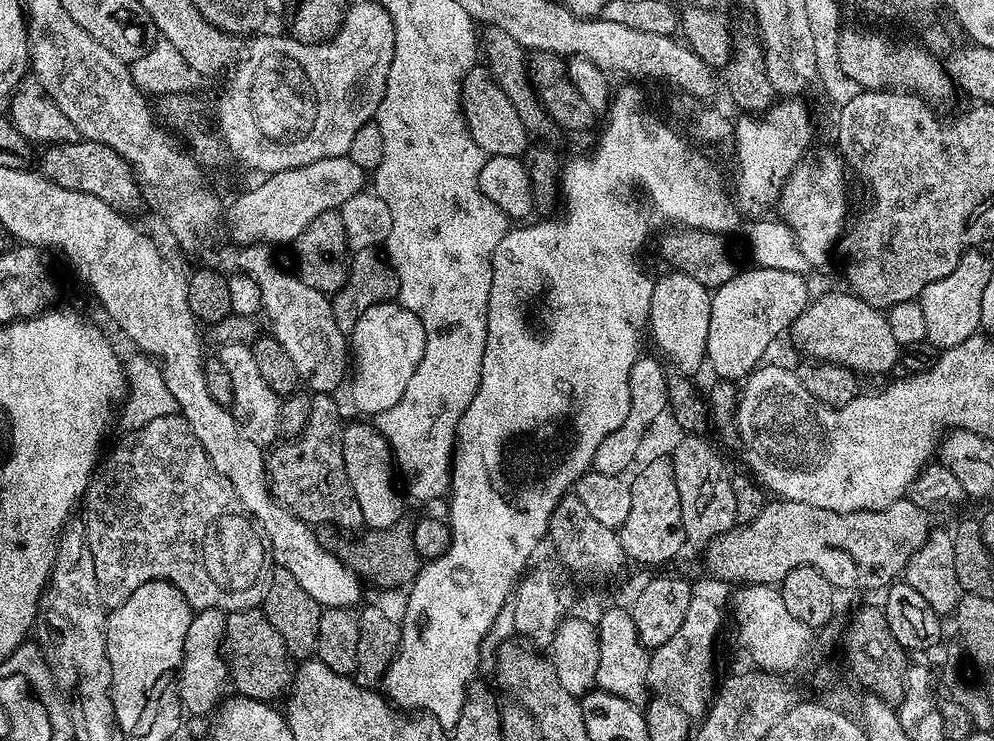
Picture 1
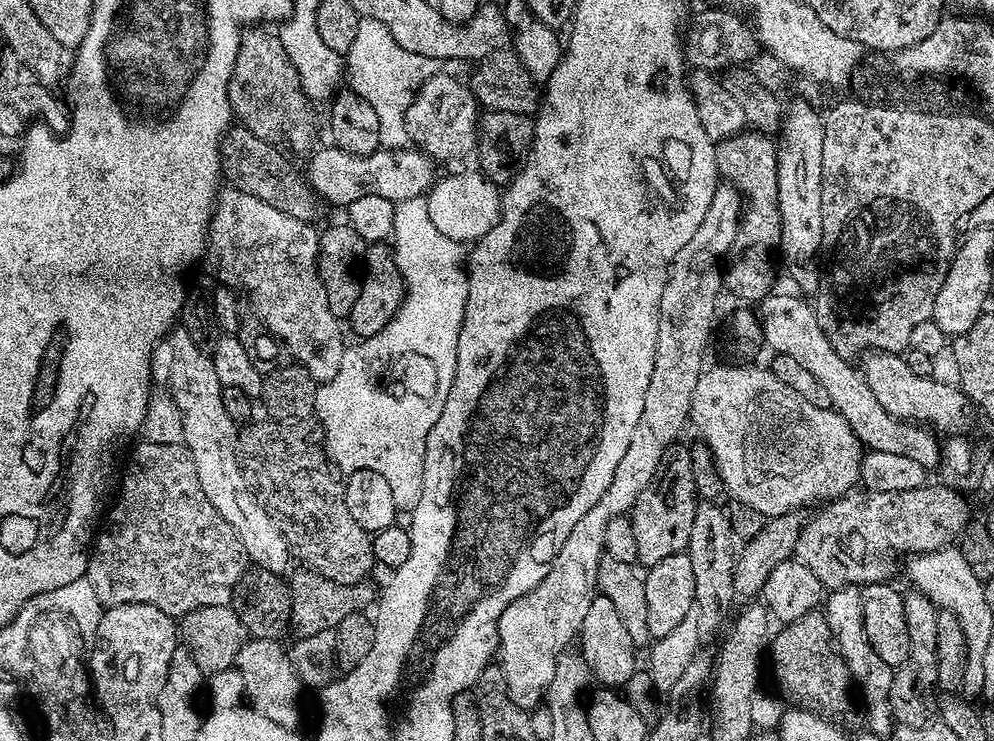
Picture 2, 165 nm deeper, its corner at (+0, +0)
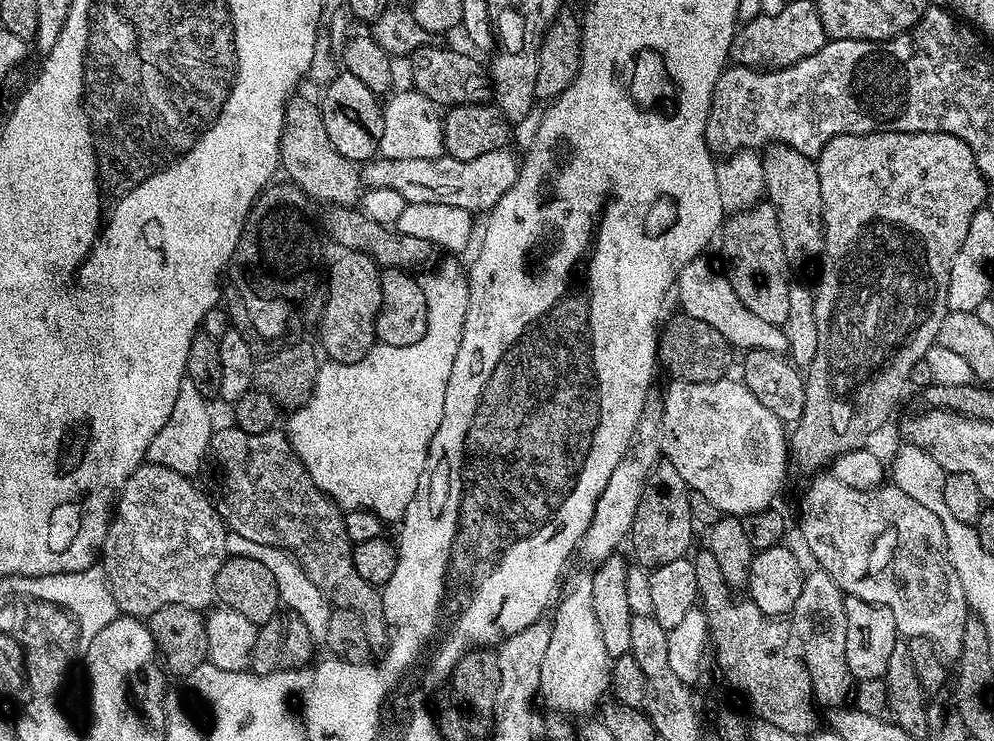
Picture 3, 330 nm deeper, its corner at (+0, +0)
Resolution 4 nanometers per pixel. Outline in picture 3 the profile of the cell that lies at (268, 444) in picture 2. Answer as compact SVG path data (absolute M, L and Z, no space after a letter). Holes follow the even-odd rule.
M229 426L213 431L211 455L216 455L224 475L222 516L241 541L249 545L265 544L283 548L295 556L296 563L318 586L329 605L353 612L362 618L368 647L383 653L388 647L388 624L384 621L384 598L377 585L366 582L354 570L353 543L346 534L345 513L308 477L308 471L296 457L283 431L246 434L246 430Z

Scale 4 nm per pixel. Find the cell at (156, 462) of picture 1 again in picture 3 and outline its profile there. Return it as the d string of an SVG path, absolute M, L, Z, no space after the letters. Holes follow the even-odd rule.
M145 462L140 465L138 470L134 470L134 474L130 474L130 478L121 487L118 493L118 499L114 505L112 523L109 524L108 533L104 539L102 567L108 582L108 589L112 592L112 597L114 598L117 609L119 609L123 615L147 618L151 616L153 612L157 612L159 608L165 608L171 604L181 604L187 608L204 610L209 607L209 605L207 606L208 603L213 603L216 595L216 575L230 555L228 551L229 537L227 535L224 536L224 532L226 533L226 524L222 519L221 513L217 511L217 509L216 512L212 509L211 502L191 484L192 482L189 477L184 476L180 472L170 470L166 466L158 466L157 464Z

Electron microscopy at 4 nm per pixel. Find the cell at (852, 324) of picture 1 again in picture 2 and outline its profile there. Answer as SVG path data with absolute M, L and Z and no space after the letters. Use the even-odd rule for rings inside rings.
M872 350L863 357L863 360L864 381L870 386L874 398L882 402L882 410L886 410L898 420L919 422L940 434L964 434L969 431L967 428L970 401L955 383L943 384L940 378L931 376L918 378L918 374L913 374L910 366L906 366L903 355L895 352Z

